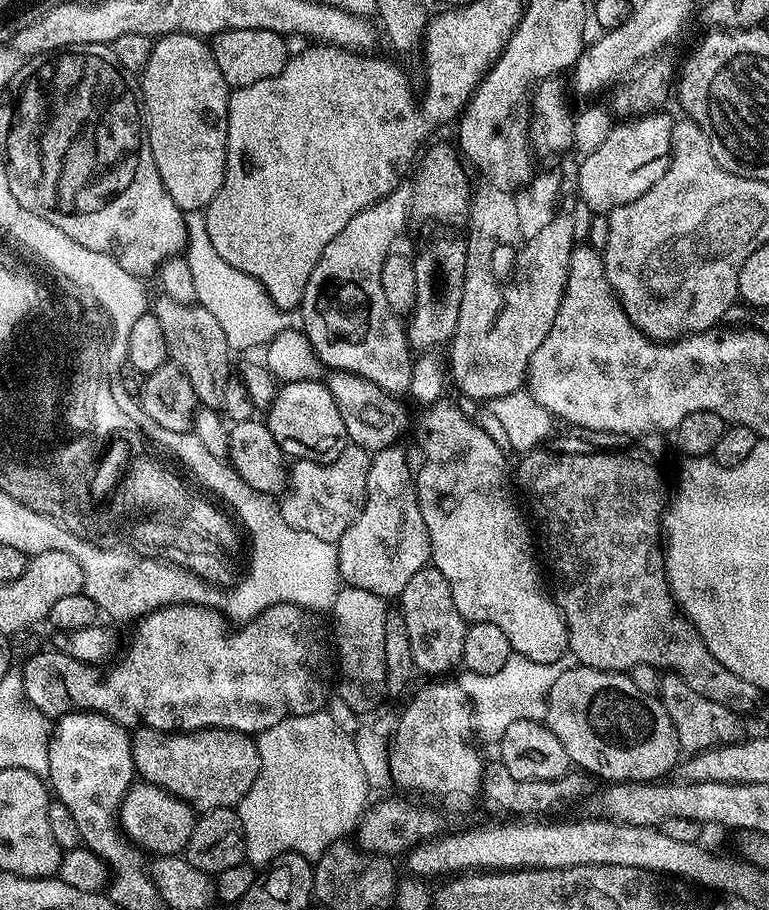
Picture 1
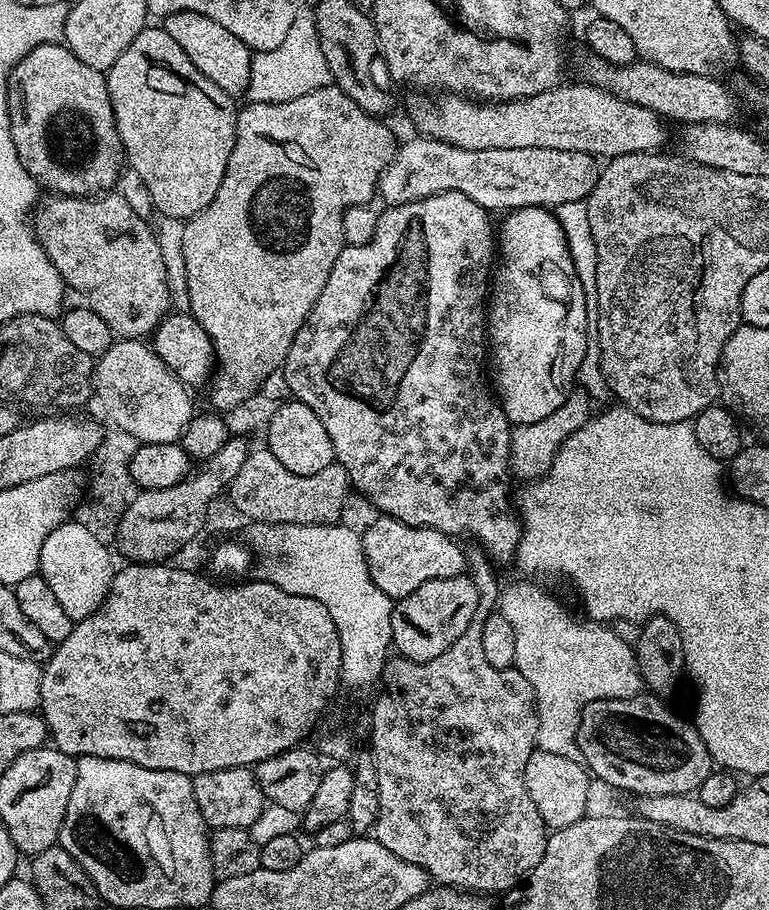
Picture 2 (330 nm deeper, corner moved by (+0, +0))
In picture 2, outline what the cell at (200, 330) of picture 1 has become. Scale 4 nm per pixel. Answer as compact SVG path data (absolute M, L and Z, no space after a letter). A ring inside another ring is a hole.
M48 194L35 205L34 215L31 217L30 223L34 229L36 241L46 250L50 262L54 262L54 266L58 270L60 277L63 278L65 285L71 291L73 288L78 295L84 296L83 303L87 307L92 308L94 314L98 314L98 318L102 318L106 322L106 326L110 326L113 334L126 340L148 338L153 335L156 327L163 322L165 316L170 312L168 299L171 298L172 292L168 289L168 264L164 261L164 252L160 249L160 244L156 241L155 234L152 233L151 227L153 225L149 221L138 218L138 214L134 214L134 210L130 210L130 206L124 196L119 194L97 194L89 198L87 196L58 196Z

